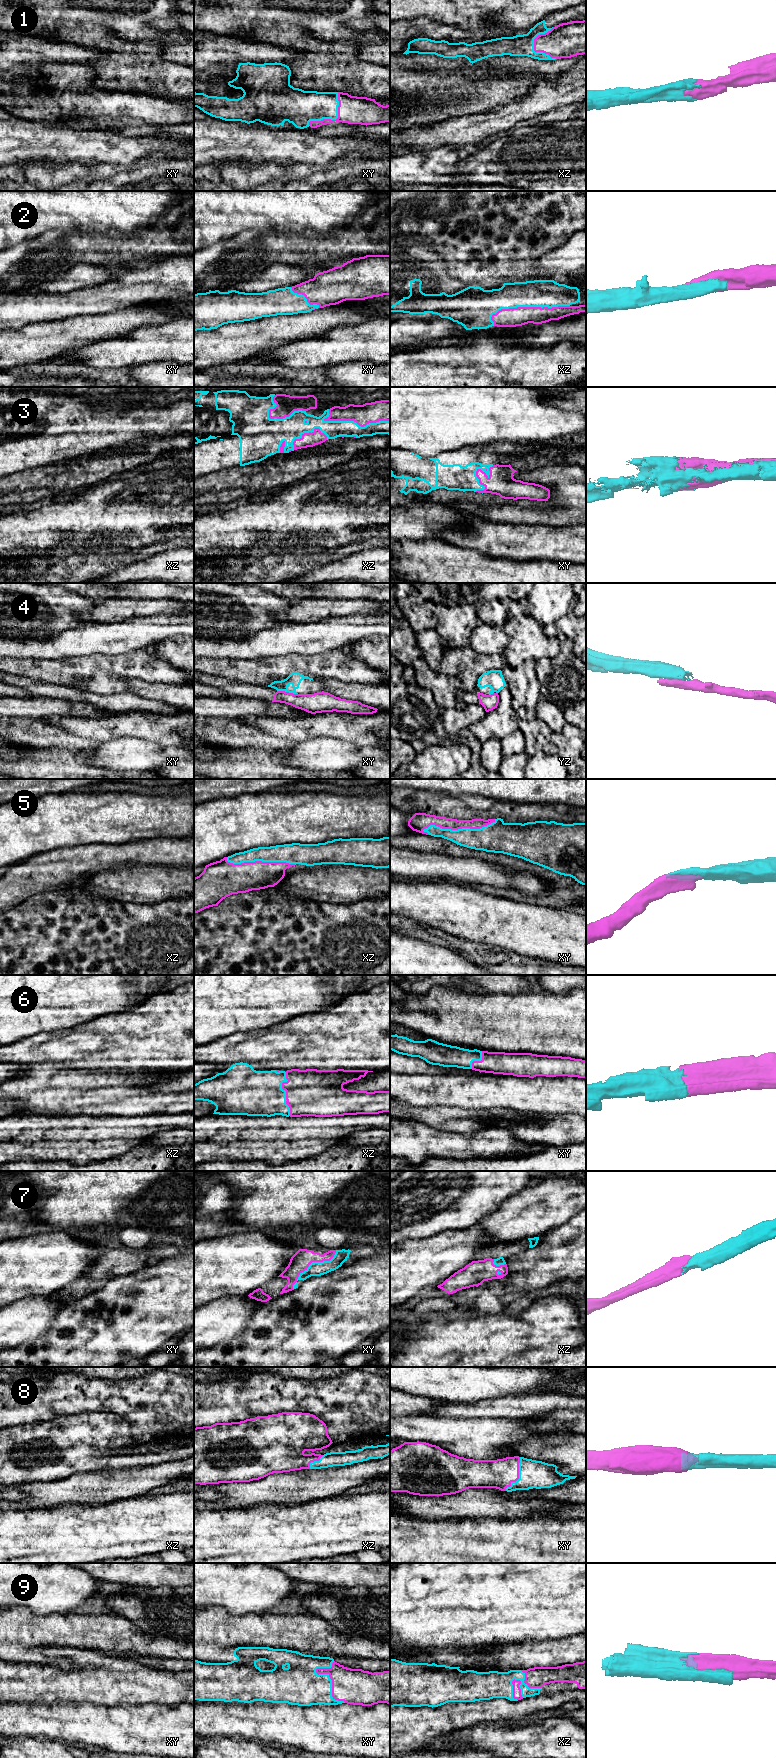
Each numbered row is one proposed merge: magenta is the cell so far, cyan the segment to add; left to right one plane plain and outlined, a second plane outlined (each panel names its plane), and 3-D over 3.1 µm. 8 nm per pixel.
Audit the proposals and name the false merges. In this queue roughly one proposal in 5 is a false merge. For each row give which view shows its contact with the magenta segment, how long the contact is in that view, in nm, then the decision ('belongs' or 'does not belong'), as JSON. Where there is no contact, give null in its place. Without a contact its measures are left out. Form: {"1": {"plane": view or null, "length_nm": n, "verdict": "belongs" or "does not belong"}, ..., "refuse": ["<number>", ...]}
{"1": {"plane": "xy", "length_nm": 360, "verdict": "belongs"}, "2": {"plane": "xz", "length_nm": 650, "verdict": "belongs"}, "3": {"plane": "xz", "length_nm": 550, "verdict": "belongs"}, "4": {"plane": "xy", "length_nm": 170, "verdict": "does not belong"}, "5": {"plane": "xy", "length_nm": 600, "verdict": "belongs"}, "6": {"plane": "xz", "length_nm": 360, "verdict": "belongs"}, "7": {"plane": "xy", "length_nm": 480, "verdict": "belongs"}, "8": {"plane": "xy", "length_nm": 300, "verdict": "belongs"}, "9": {"plane": "xy", "length_nm": 360, "verdict": "belongs"}, "refuse": ["4"]}

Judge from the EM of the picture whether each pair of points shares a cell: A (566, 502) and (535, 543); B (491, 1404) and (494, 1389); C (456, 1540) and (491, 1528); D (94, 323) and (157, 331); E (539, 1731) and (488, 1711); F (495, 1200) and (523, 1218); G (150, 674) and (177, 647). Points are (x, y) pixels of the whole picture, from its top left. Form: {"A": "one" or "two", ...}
{"A": "two", "B": "two", "C": "one", "D": "two", "E": "two", "F": "two", "G": "two"}

